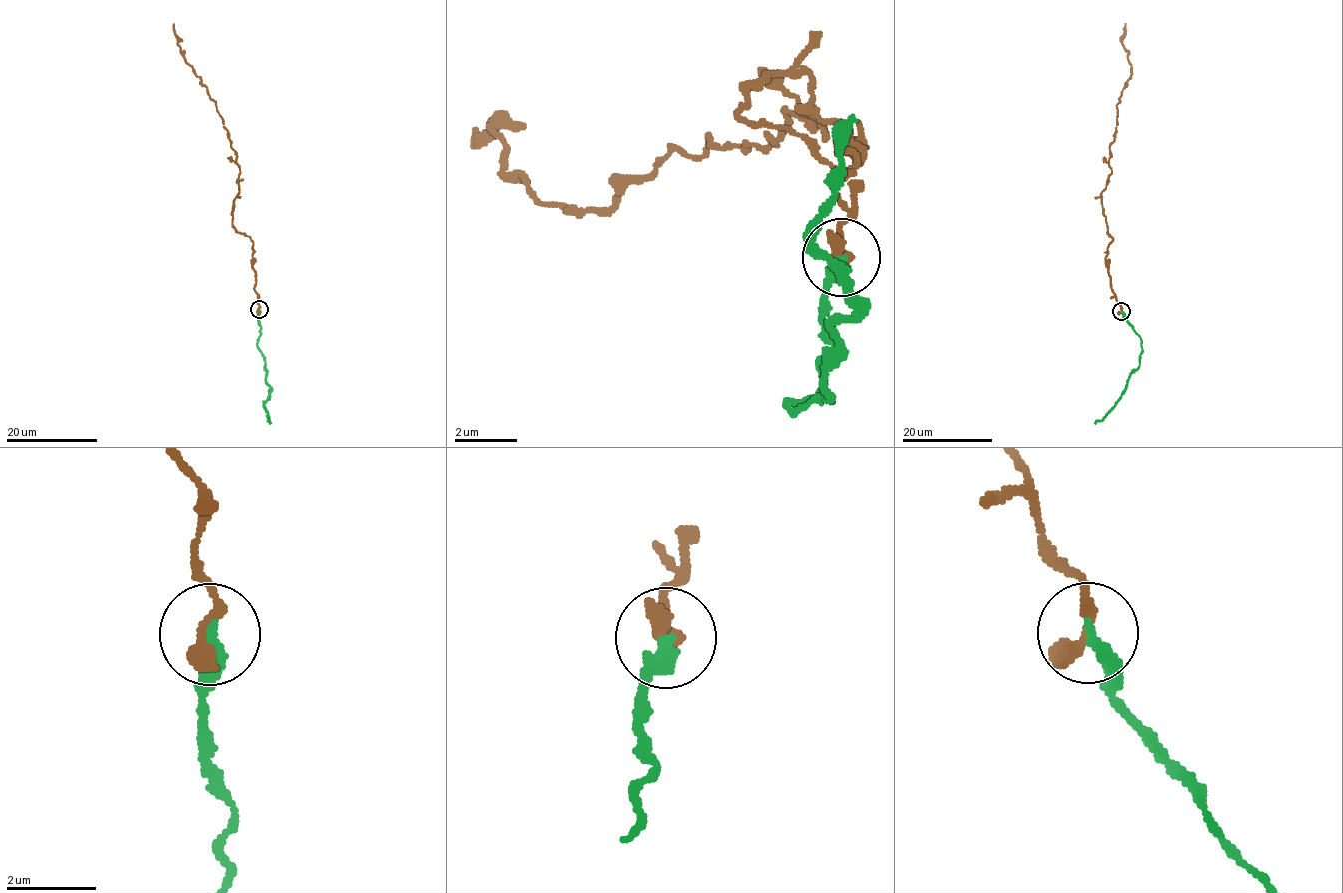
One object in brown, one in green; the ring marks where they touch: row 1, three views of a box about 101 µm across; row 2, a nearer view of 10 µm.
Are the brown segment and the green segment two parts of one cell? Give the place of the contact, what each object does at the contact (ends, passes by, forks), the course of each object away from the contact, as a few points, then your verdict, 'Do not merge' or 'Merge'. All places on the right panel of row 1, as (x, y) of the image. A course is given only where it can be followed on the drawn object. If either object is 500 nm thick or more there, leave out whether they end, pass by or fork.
Place: (1121, 311). At the ring brown ends. At the ring green ends. Course of brown: (1121, 310), (1106, 259), (1113, 239), (1101, 193), (1111, 172), (1116, 105), (1131, 75), (1122, 44), (1126, 23). Course of green: (1121, 310), (1123, 318), (1141, 340), (1139, 366), (1129, 376), (1125, 391), (1114, 407), (1095, 424). Merge

